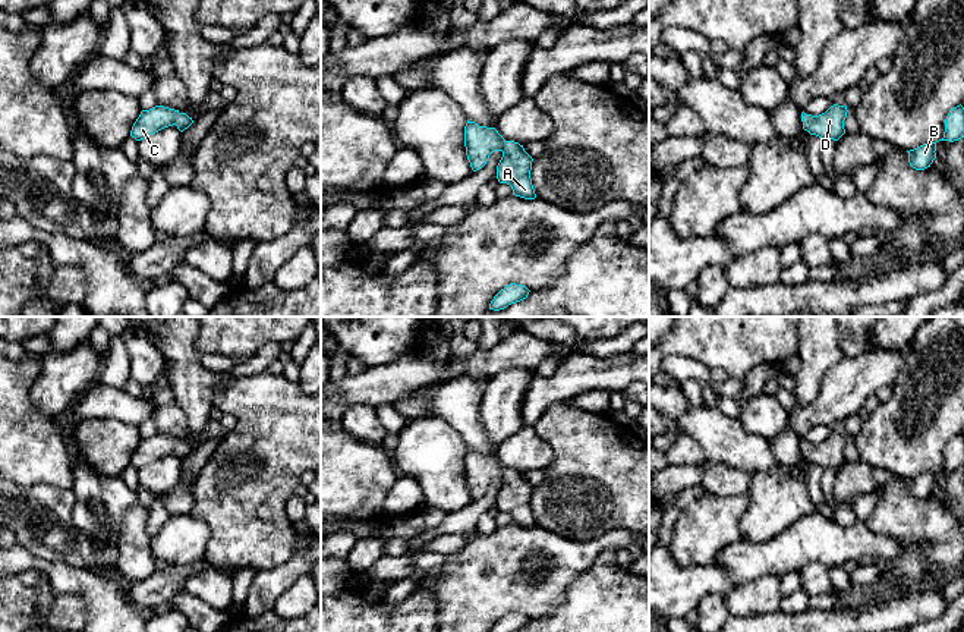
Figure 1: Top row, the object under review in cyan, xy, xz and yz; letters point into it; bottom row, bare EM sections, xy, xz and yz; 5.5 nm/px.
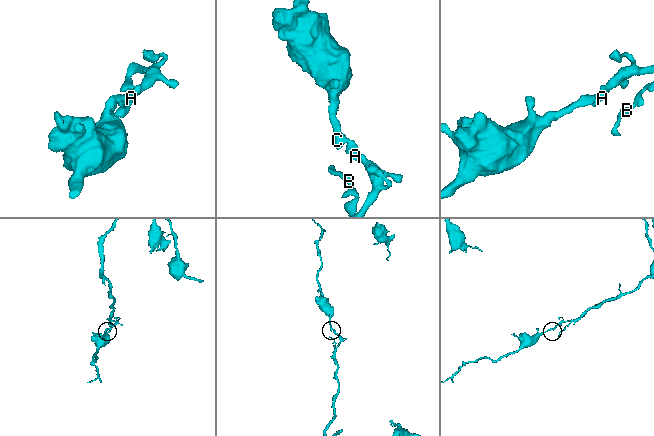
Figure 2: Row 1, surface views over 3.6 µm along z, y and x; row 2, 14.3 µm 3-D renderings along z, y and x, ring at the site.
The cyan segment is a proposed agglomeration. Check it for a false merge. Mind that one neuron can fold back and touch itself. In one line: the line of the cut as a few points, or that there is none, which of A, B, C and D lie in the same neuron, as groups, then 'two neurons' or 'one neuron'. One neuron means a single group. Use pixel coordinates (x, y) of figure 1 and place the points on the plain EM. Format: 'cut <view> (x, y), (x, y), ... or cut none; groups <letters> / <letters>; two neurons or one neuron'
cut none; groups A B C D; one neuron

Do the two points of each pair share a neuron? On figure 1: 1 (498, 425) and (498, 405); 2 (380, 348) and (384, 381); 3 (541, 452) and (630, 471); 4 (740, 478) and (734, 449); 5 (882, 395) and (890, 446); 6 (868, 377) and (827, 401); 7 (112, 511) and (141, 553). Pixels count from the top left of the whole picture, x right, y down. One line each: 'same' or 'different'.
1: same
2: different
3: different
4: different
5: different
6: same
7: different

